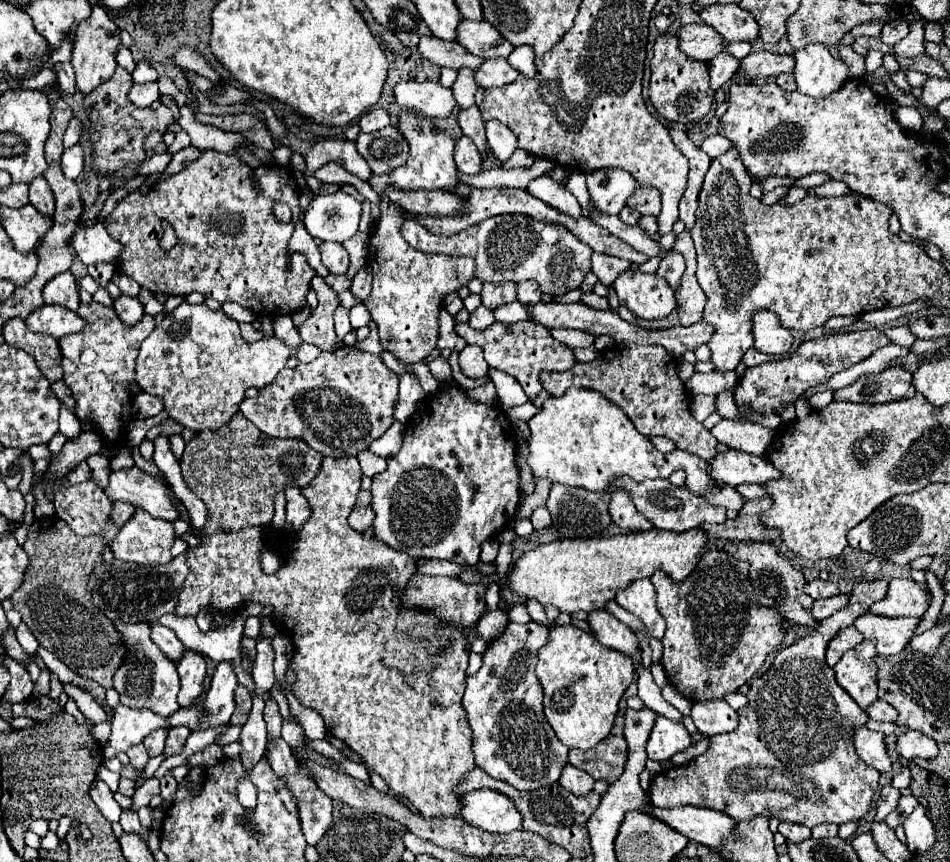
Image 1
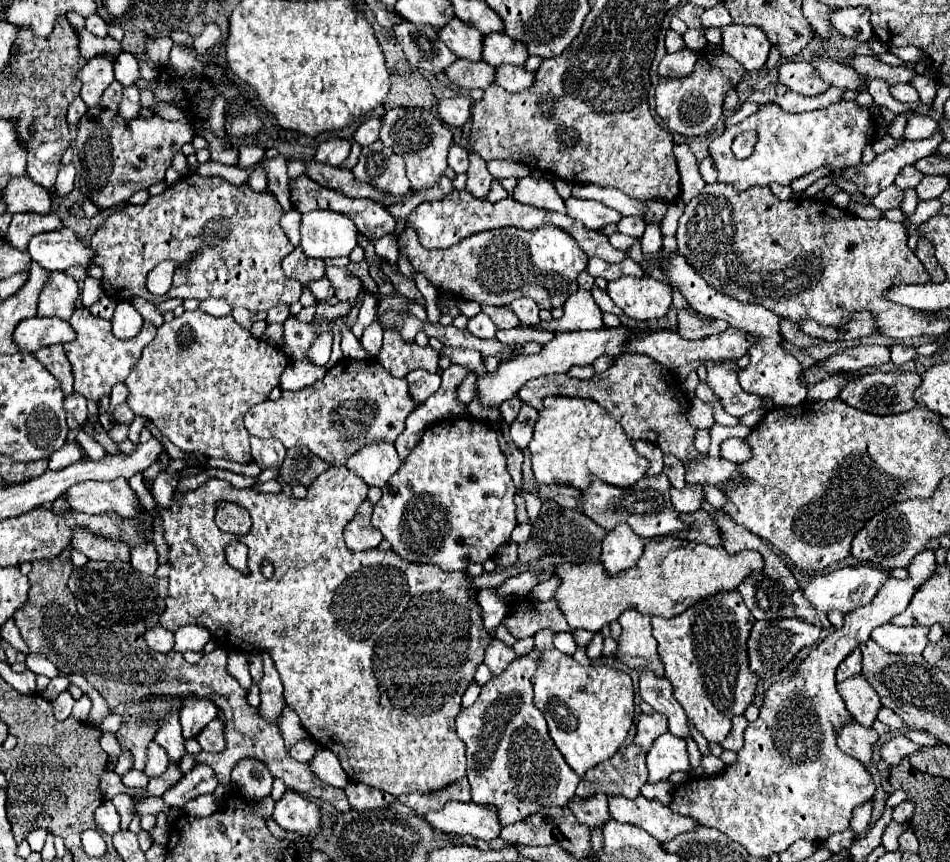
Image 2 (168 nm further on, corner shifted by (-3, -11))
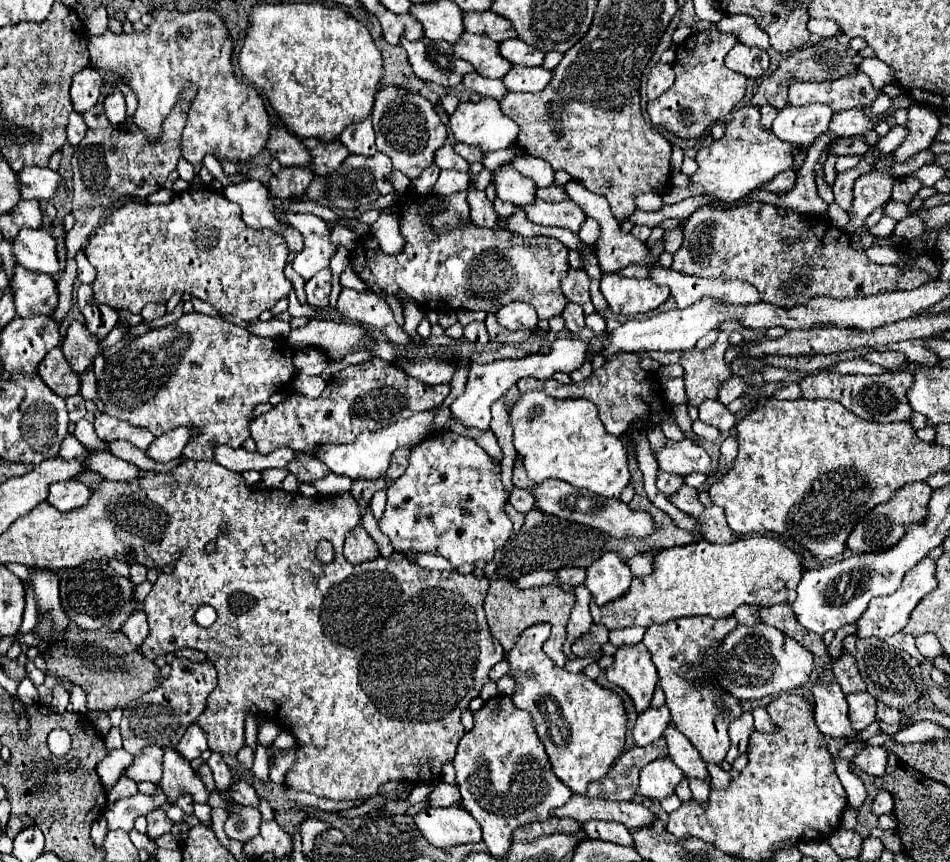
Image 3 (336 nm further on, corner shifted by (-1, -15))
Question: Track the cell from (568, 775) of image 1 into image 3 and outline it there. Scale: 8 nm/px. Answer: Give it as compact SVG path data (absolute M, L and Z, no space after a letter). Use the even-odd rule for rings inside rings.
M590 820L582 824L582 830L588 838L600 838L616 844L632 844L630 832L620 822L606 822L606 820Z

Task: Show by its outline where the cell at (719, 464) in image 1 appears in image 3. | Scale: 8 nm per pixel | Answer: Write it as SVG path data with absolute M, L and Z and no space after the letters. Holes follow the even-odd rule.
M686 438L678 444L672 444L668 440L666 446L658 452L656 460L660 470L670 474L678 474L678 476L688 476L692 472L702 472L706 476L712 474L710 456L706 454L706 450Z

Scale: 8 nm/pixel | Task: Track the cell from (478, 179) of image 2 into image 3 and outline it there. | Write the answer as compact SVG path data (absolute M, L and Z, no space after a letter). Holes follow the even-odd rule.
M472 182L468 184L468 204L470 204L472 222L476 226L494 228L494 220L498 218L494 212L494 204L486 198L486 192L476 188Z

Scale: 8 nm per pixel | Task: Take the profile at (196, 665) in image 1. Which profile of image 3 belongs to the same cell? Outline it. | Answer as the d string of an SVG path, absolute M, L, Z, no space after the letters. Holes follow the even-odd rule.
M192 722L186 730L186 734L182 736L182 740L178 742L176 750L186 758L186 760L194 760L198 758L204 750L208 750L208 744L206 744L206 732L202 732L202 728Z

